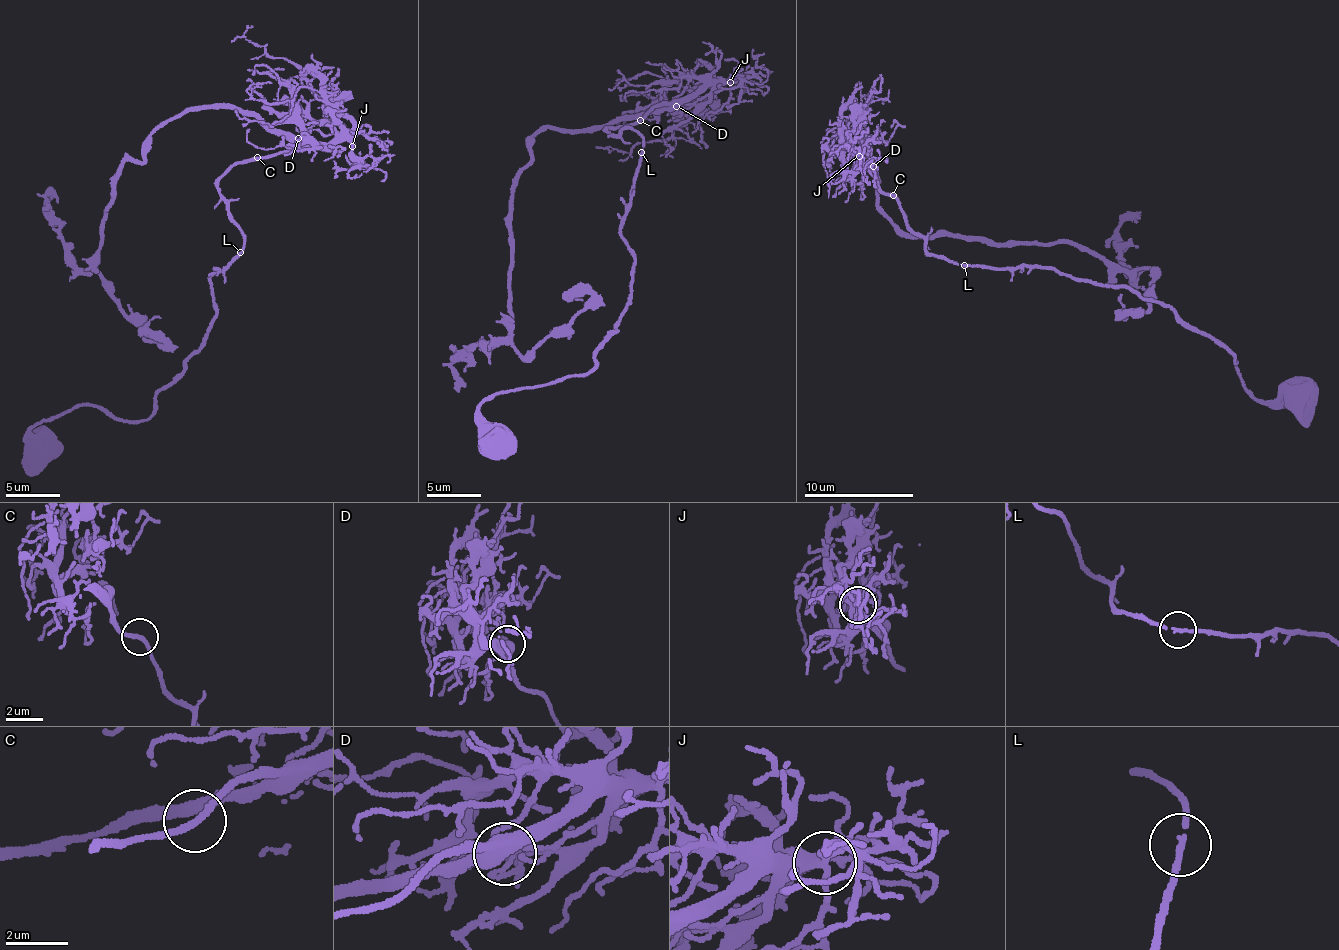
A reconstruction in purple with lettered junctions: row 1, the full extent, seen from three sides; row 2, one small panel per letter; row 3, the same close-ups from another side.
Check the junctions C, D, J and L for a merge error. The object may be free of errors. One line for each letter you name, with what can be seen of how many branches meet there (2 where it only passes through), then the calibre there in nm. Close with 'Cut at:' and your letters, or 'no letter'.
Cut at: no letter

